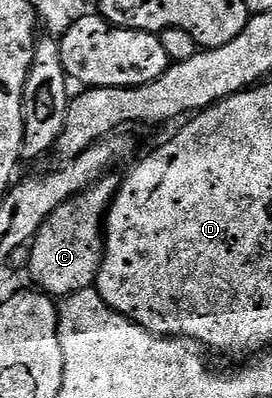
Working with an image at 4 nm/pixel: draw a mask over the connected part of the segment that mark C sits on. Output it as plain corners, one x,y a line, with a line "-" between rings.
115,177
102,179
88,191
65,201
44,220
26,252
27,271
35,282
32,284
43,294
66,297
78,291
86,291
94,284
97,252
105,238
105,216
119,184
120,180

